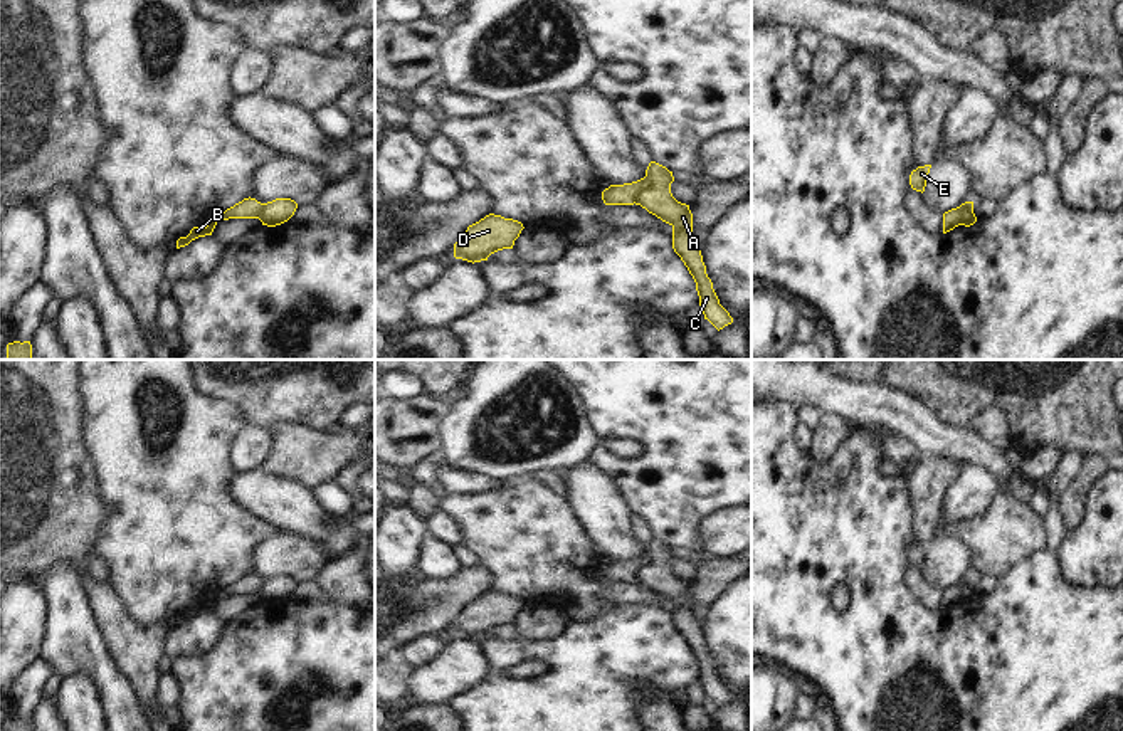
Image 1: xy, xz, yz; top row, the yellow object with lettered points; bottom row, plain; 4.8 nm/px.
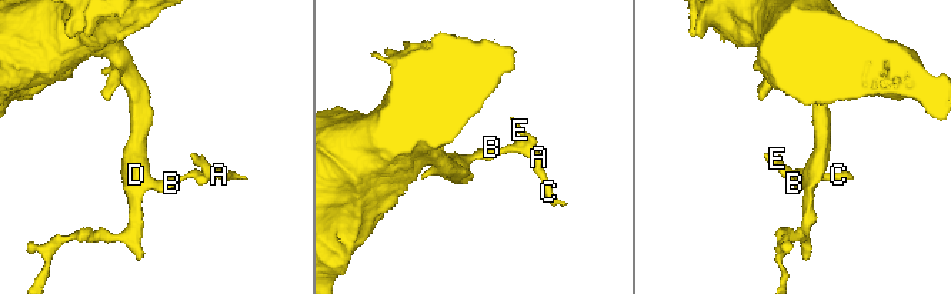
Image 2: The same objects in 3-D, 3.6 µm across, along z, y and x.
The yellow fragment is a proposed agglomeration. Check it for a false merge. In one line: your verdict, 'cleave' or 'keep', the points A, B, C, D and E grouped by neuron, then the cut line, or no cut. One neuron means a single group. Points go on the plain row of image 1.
cleave | A C E / B D | xz (646, 553), (648, 562), (632, 578)

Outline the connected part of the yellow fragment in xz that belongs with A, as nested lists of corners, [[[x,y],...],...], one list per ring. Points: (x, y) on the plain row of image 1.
[[[651,538],[646,546],[646,555],[649,556],[649,563],[635,573],[634,580],[672,603],[672,625],[696,659],[704,696],[720,707],[731,701],[733,694],[720,681],[713,659],[706,650],[701,627],[693,618],[693,590],[689,581],[681,580],[672,573],[671,560],[674,558],[674,553],[666,543]]]

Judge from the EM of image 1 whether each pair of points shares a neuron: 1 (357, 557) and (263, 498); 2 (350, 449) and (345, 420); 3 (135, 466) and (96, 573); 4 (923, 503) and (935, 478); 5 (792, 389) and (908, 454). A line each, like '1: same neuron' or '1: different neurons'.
1: different neurons
2: different neurons
3: different neurons
4: same neuron
5: different neurons

